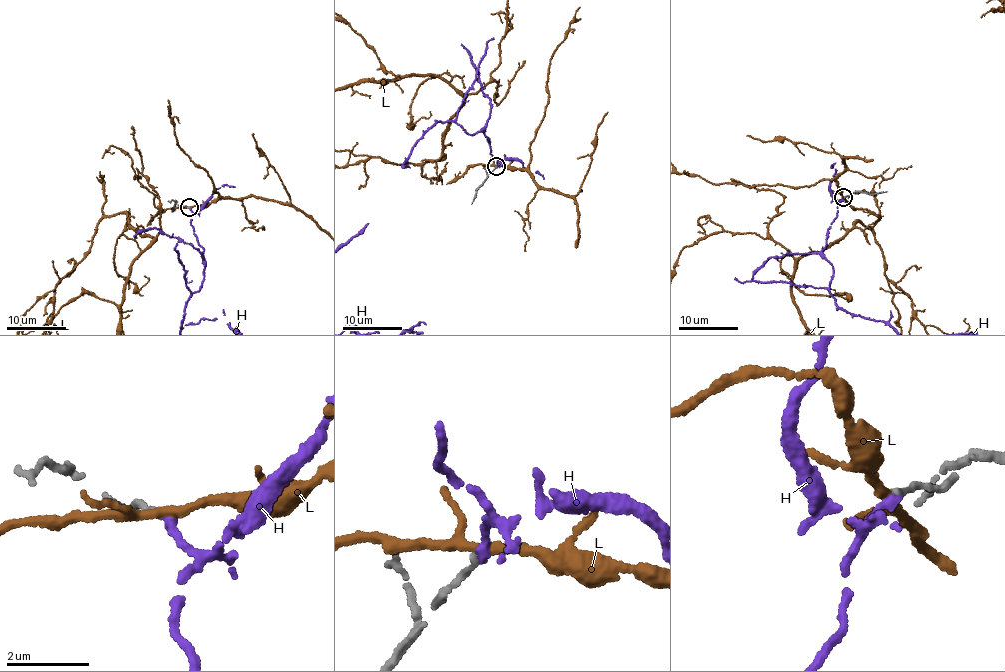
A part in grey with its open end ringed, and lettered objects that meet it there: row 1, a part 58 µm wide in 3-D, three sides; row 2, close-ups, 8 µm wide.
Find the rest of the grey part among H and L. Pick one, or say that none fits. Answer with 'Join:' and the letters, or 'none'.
Join: H

